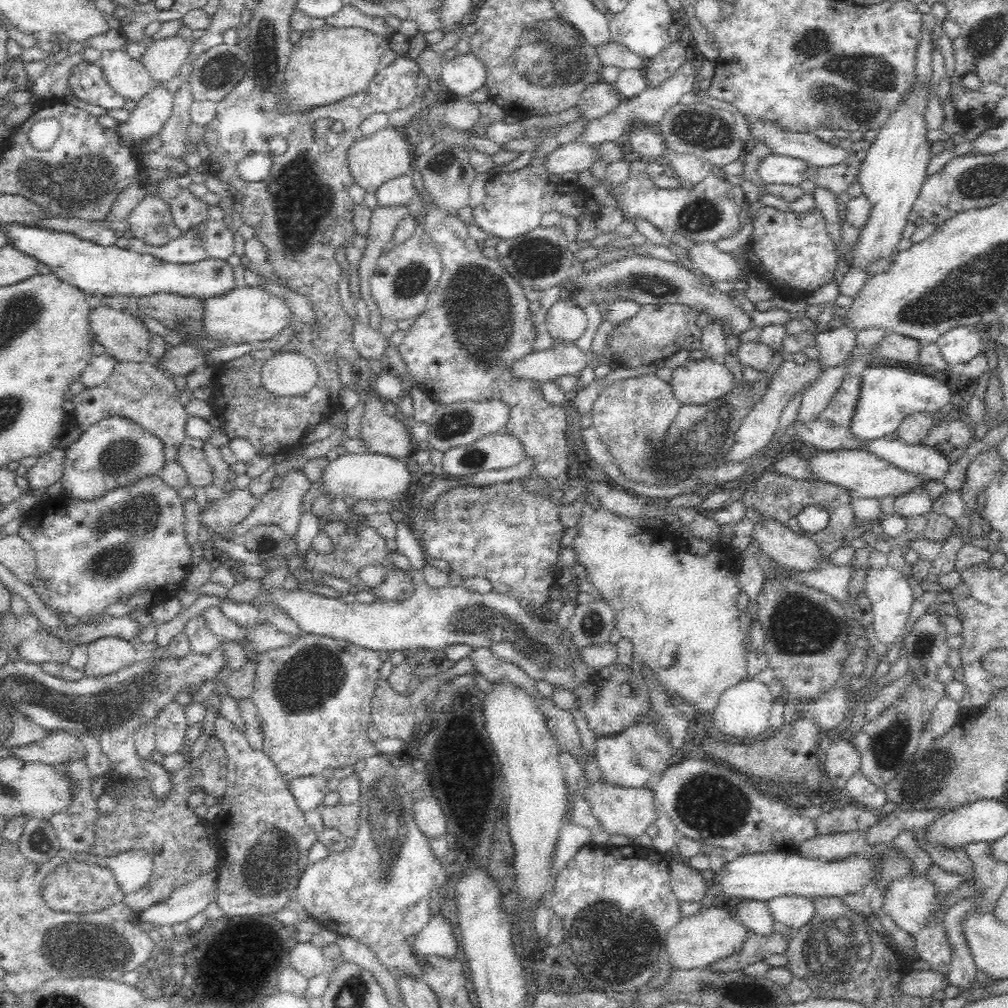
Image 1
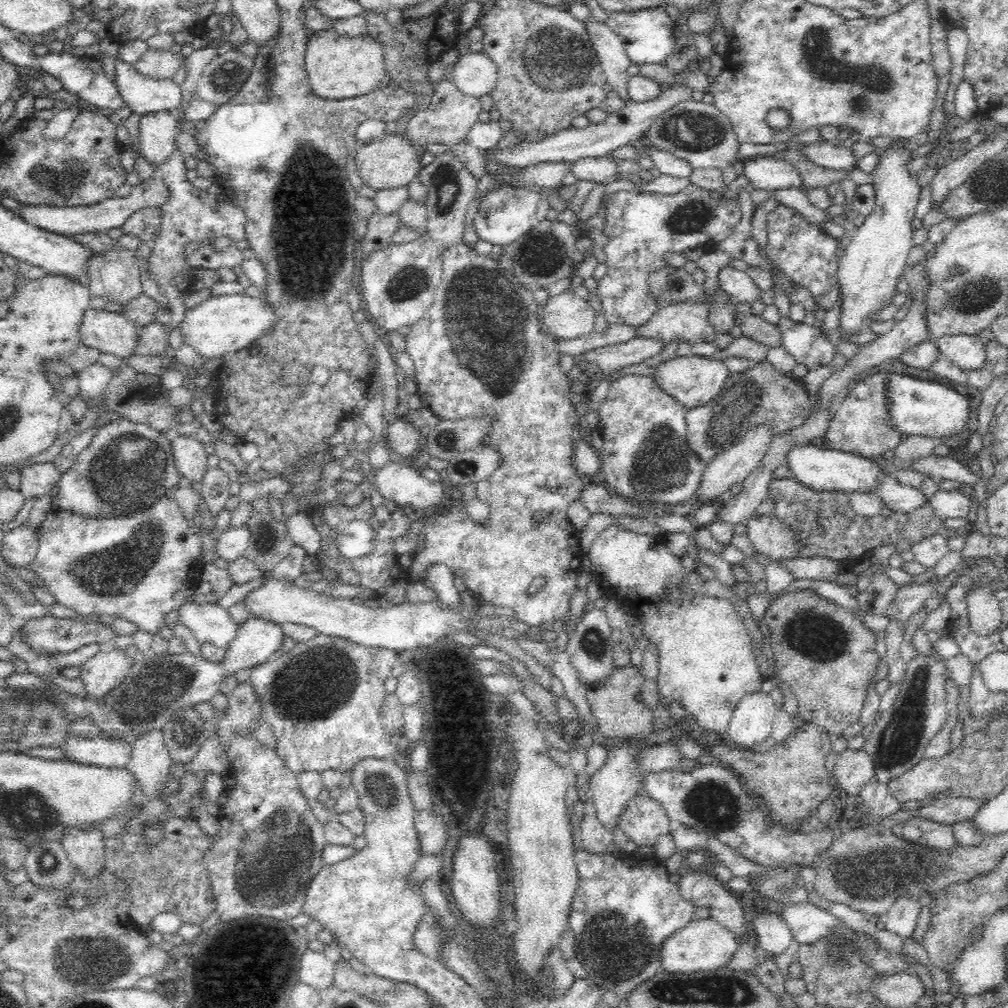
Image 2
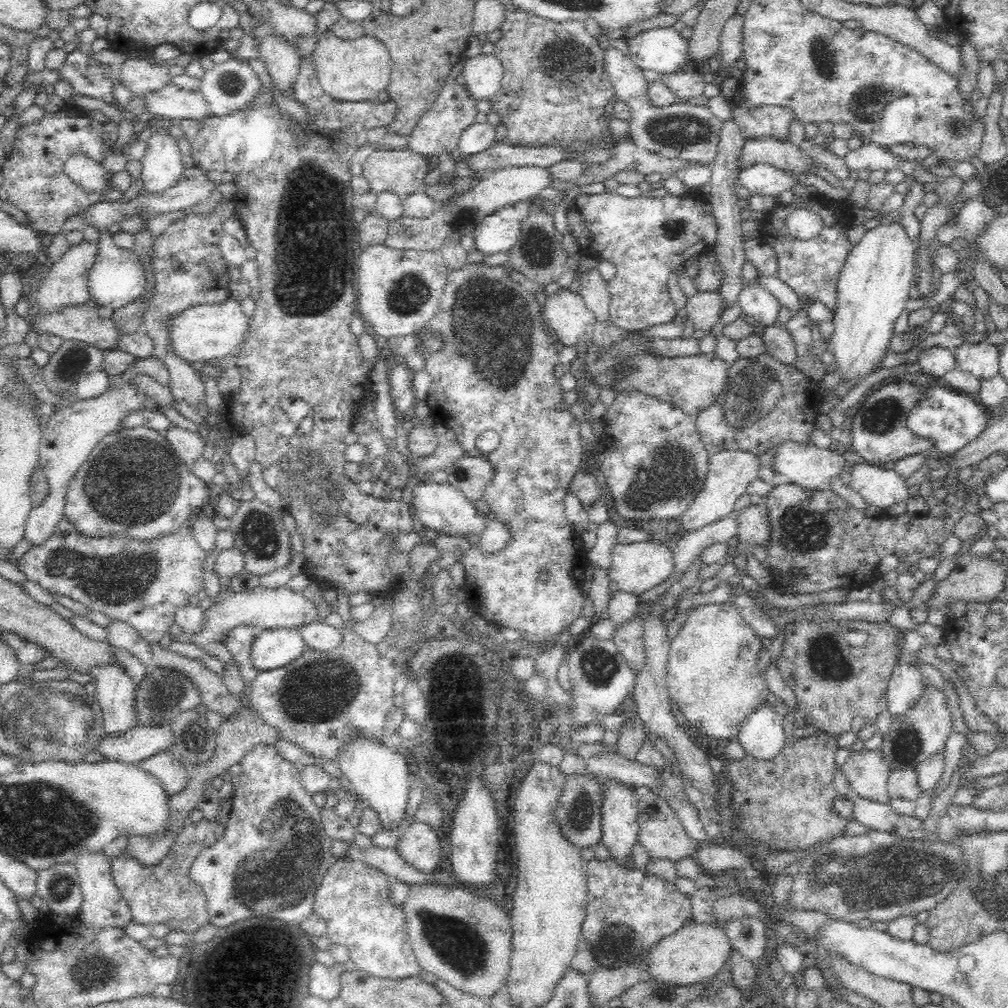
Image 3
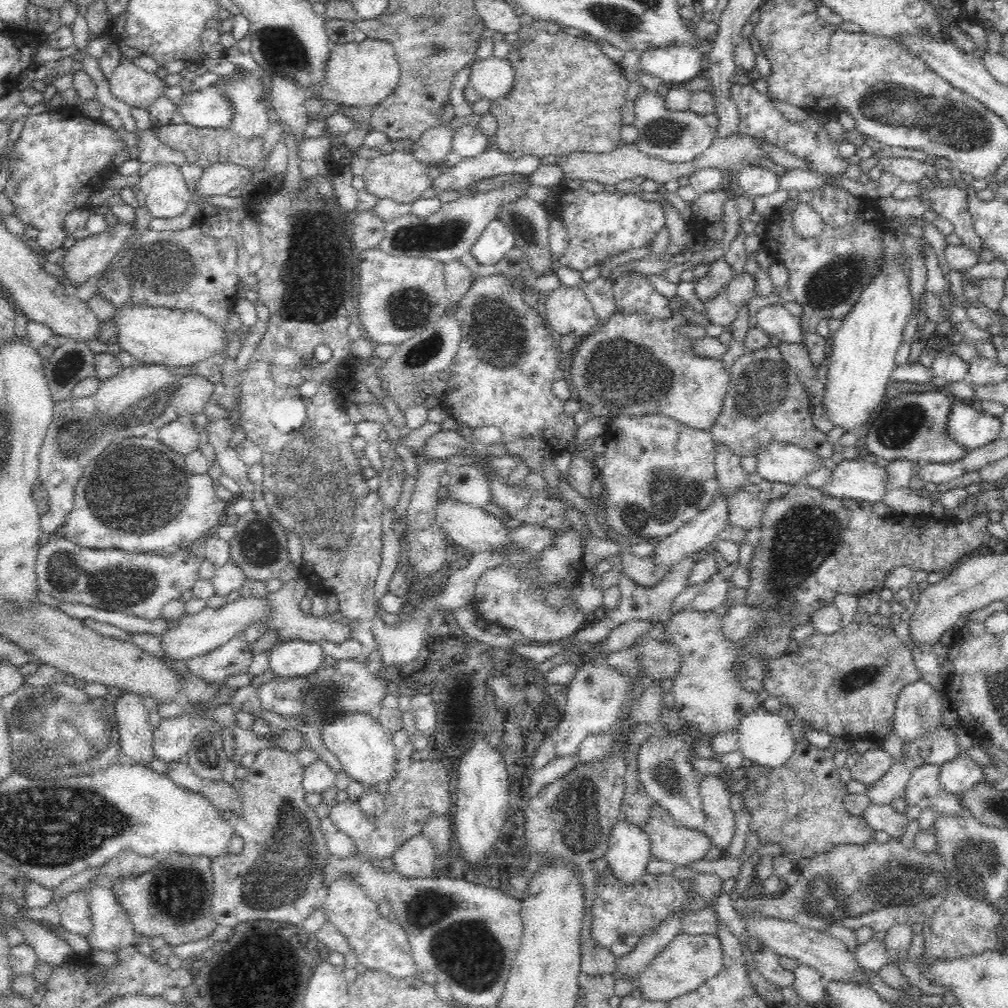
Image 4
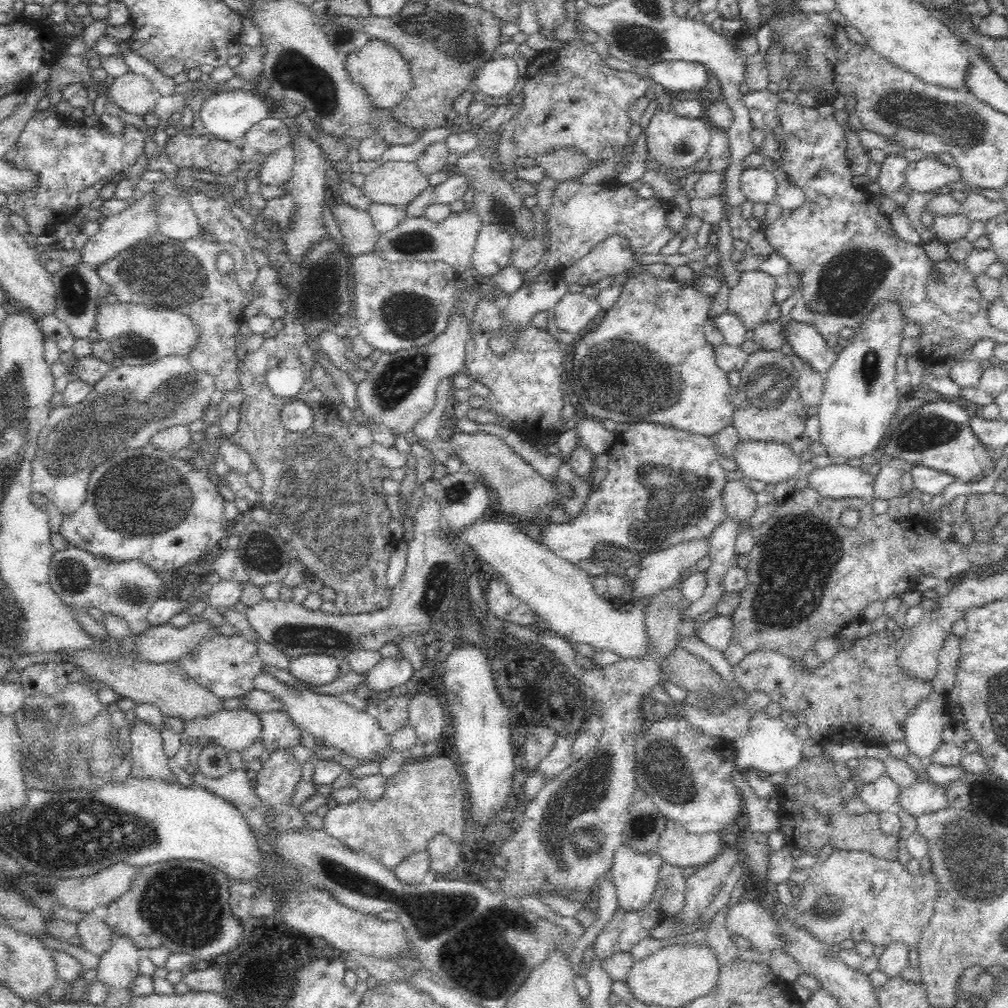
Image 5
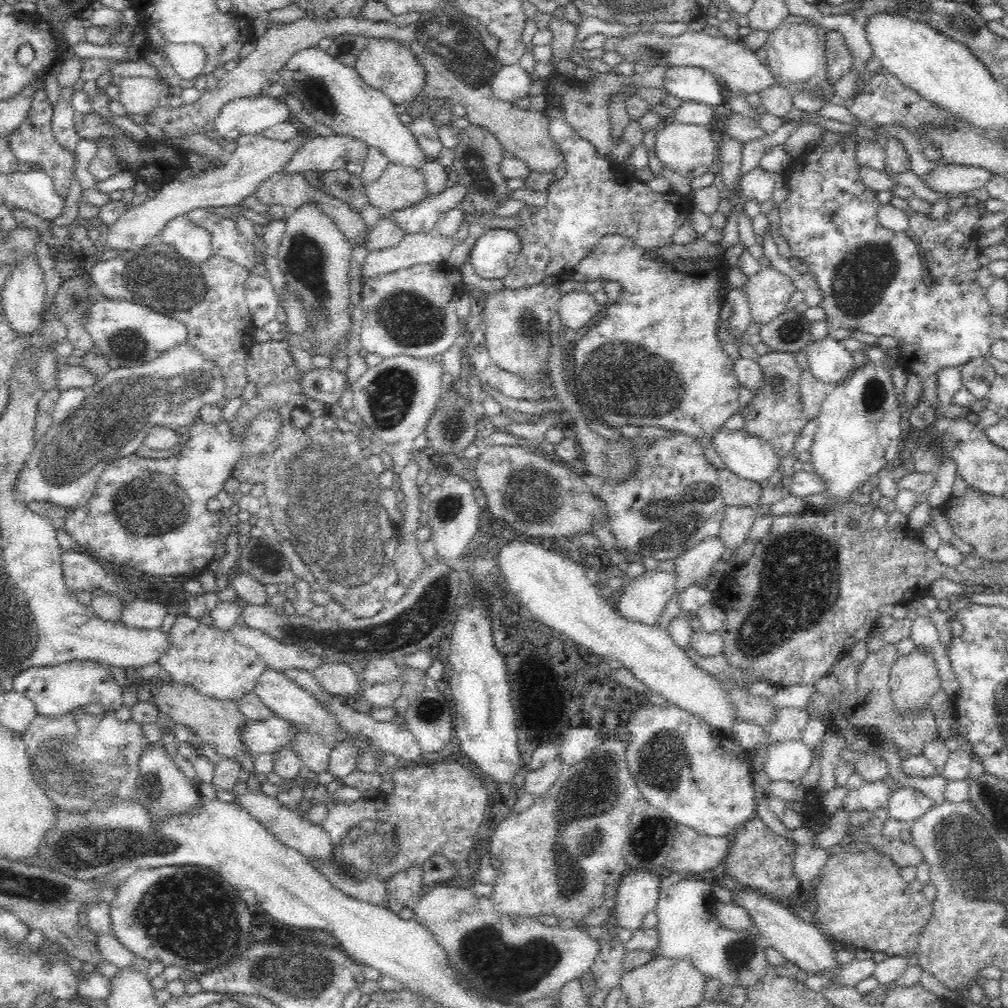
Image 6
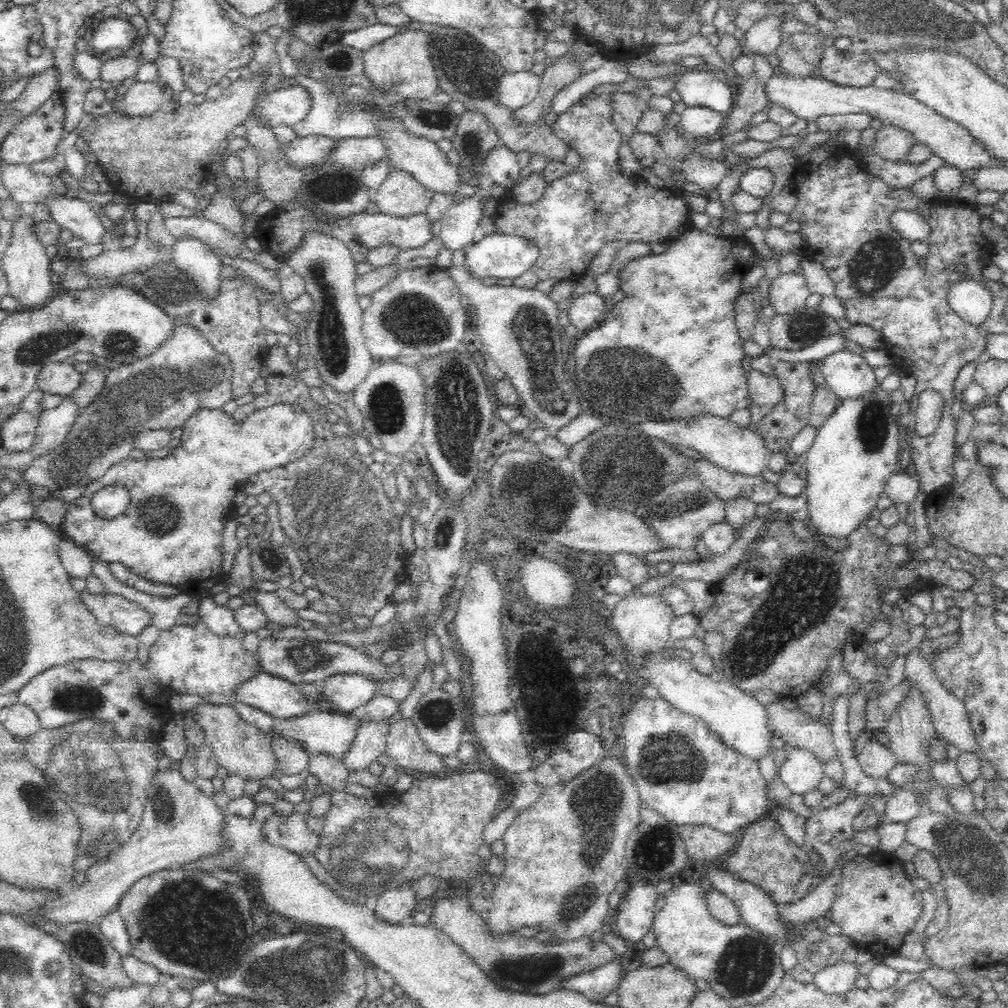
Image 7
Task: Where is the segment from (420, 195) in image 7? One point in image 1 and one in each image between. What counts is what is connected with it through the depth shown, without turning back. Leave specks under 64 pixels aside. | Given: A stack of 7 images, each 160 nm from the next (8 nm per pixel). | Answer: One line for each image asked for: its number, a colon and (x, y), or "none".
1: (386, 154)
2: (389, 161)
3: (401, 171)
4: (400, 176)
5: (397, 183)
6: (398, 187)

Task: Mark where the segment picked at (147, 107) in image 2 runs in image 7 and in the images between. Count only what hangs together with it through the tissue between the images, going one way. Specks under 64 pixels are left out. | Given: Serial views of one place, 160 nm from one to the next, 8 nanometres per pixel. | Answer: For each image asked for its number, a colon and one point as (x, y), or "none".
3: (170, 101)
4: (206, 108)
5: (228, 115)
6: (252, 115)
7: (290, 104)

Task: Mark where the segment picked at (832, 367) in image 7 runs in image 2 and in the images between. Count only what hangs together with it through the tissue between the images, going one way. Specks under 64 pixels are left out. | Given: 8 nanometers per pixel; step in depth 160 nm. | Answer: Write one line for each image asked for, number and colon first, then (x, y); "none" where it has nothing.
2: (737, 284)
3: (759, 304)
4: (774, 319)
5: (806, 342)
6: (828, 360)

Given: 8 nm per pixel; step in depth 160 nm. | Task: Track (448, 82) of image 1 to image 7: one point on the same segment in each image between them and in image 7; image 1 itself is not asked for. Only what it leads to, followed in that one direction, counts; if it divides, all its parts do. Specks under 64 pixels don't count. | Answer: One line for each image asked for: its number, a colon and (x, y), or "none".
2: (474, 74)
3: (483, 73)
4: (491, 78)
5: (497, 78)
6: (511, 83)
7: (515, 90)

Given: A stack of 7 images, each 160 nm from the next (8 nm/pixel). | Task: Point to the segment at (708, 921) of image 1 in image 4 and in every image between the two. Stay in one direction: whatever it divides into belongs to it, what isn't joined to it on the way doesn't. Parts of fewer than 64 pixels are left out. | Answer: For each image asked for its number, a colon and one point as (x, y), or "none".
2: (704, 944)
3: (693, 954)
4: (689, 961)

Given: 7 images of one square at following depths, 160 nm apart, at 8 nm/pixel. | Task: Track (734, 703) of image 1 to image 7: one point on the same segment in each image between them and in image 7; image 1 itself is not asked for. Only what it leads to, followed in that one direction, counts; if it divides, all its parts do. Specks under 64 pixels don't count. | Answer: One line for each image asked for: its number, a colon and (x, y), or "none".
2: (751, 722)
3: (761, 735)
4: (764, 738)
5: (768, 746)
6: (788, 760)
7: (802, 772)

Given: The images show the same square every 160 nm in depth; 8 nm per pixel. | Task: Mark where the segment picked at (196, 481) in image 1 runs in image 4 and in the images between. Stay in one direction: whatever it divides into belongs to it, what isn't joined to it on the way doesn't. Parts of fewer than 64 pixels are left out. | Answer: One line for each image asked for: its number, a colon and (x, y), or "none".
2: (190, 459)
3: (186, 445)
4: (181, 437)

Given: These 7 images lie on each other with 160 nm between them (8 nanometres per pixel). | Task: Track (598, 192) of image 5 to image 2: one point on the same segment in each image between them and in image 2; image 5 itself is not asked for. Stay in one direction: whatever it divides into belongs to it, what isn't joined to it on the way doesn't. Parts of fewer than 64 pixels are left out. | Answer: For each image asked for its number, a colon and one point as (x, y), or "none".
2: (642, 228)
3: (645, 237)
4: (598, 225)

